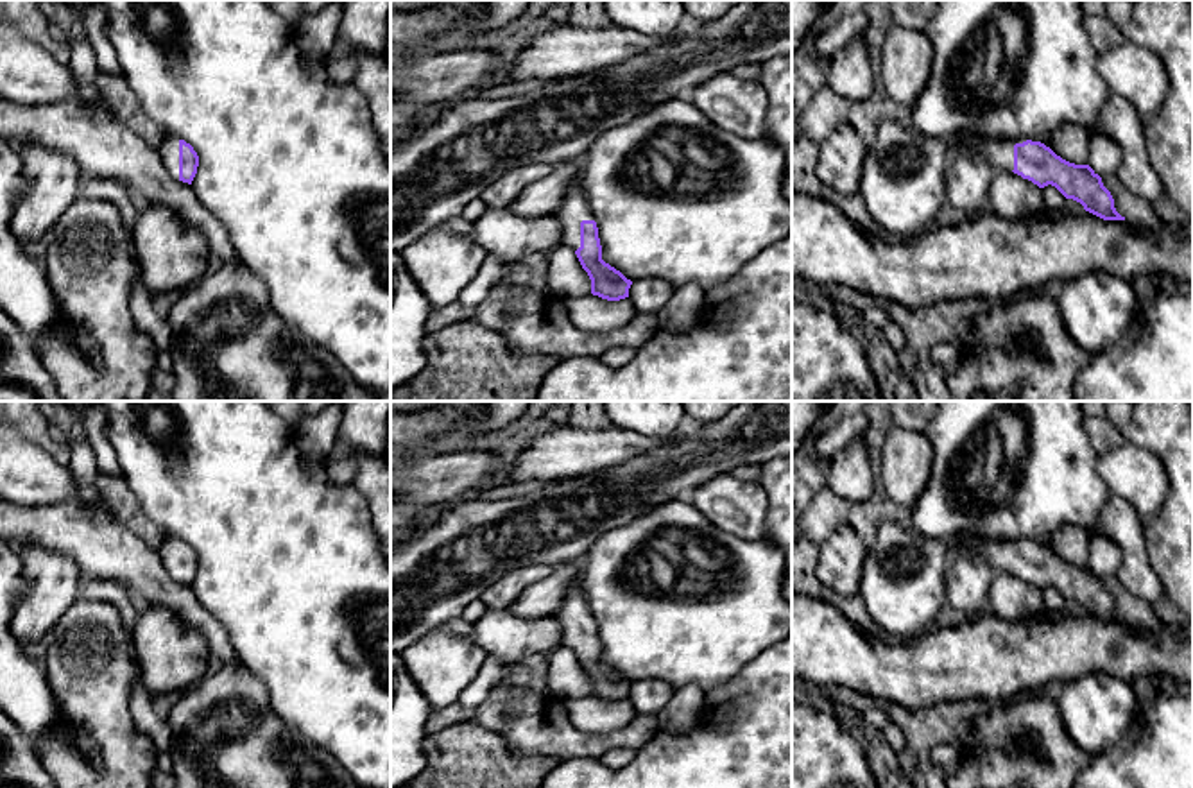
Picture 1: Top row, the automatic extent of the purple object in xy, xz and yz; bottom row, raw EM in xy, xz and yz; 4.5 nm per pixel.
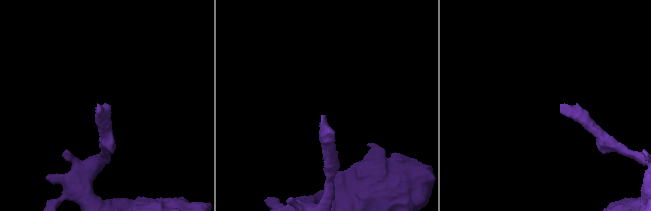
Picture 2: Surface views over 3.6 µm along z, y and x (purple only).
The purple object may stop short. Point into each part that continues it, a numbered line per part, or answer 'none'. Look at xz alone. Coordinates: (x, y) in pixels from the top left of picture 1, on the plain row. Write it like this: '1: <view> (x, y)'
1: xz (574, 609)

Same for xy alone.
1: xy (169, 550)

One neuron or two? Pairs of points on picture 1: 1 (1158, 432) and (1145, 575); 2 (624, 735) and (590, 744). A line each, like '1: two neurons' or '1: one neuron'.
1: two neurons
2: one neuron

